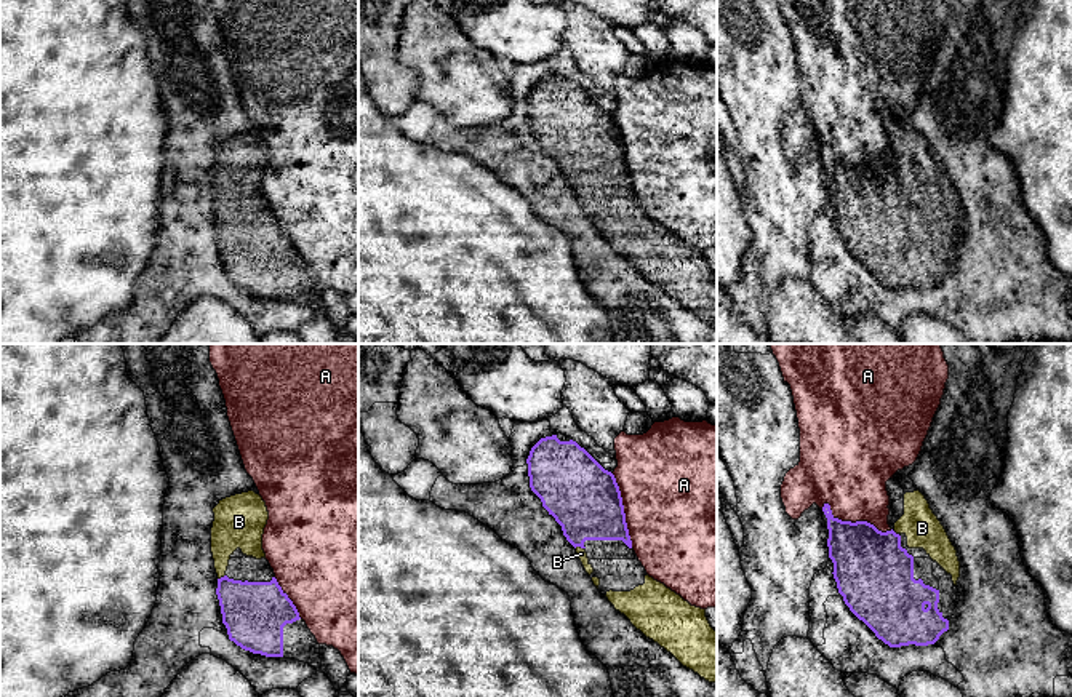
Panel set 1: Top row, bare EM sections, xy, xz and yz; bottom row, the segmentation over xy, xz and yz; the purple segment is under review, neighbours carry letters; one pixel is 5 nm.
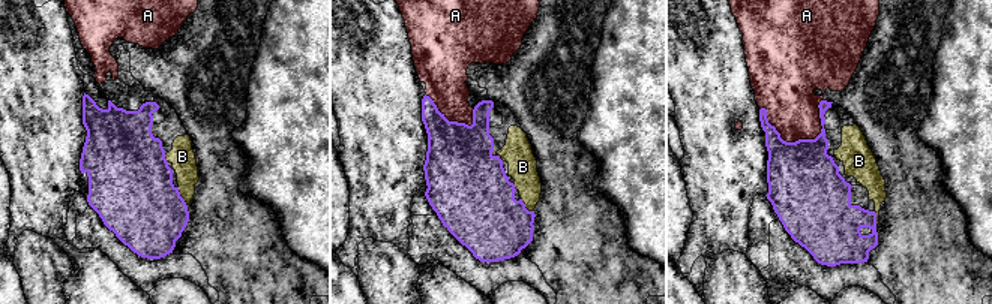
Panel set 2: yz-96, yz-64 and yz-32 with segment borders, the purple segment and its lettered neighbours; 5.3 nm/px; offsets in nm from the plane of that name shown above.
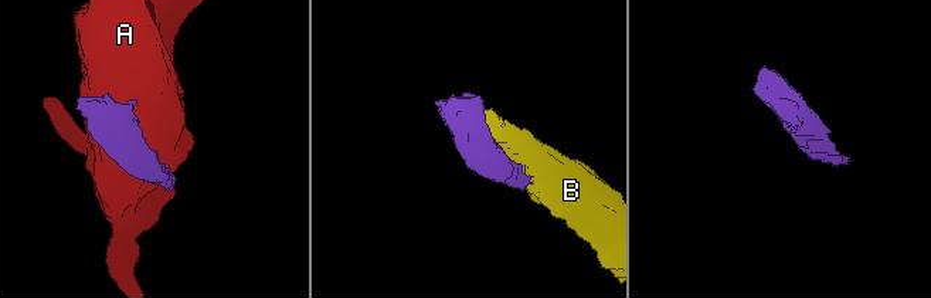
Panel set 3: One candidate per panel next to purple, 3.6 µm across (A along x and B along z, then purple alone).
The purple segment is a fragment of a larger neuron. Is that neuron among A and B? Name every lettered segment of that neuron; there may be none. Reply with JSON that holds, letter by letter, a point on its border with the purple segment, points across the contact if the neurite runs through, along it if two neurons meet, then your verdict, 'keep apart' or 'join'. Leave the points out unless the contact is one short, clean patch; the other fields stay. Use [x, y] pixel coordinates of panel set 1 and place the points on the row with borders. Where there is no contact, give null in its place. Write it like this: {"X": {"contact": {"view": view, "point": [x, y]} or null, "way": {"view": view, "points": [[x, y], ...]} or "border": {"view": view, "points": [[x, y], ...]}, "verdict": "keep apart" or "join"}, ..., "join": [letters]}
{"A": {"contact": {"view": "yz", "point": [856, 521]}, "verdict": "keep apart"}, "B": {"contact": {"view": "xz", "point": [580, 545]}, "verdict": "join"}, "join": ["B"]}

